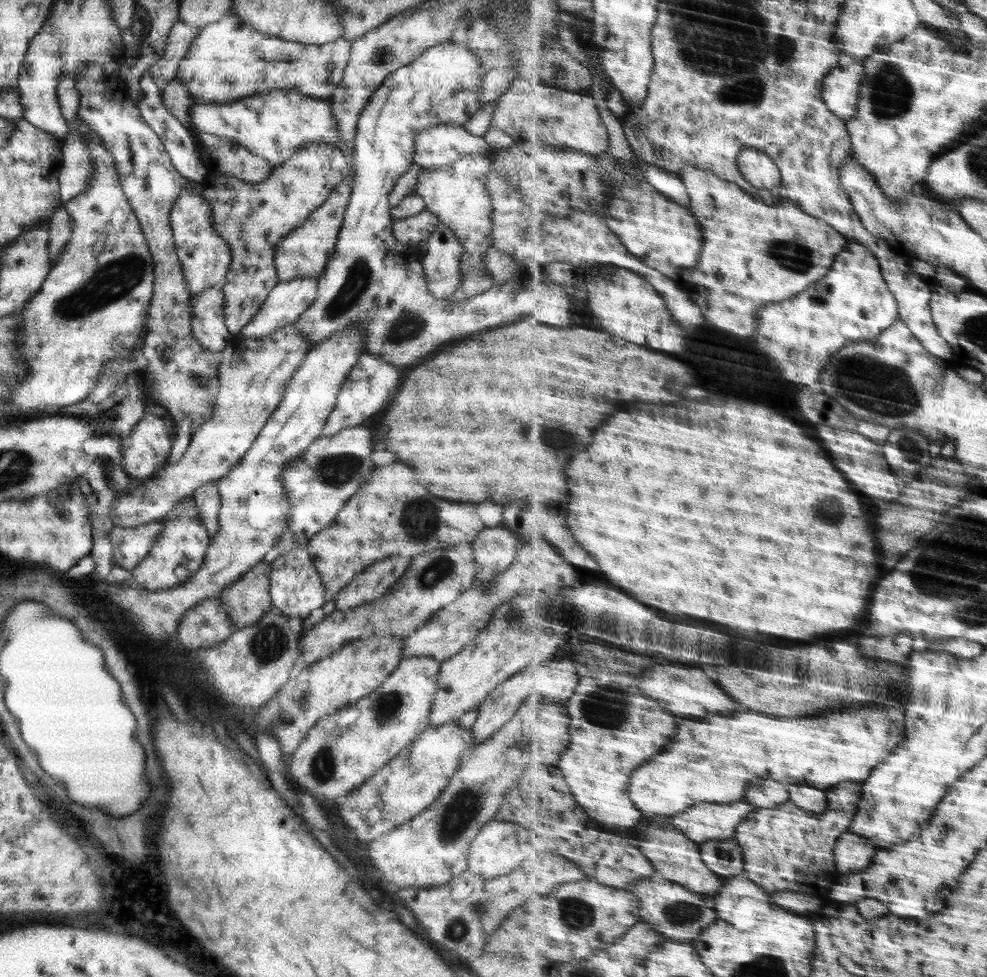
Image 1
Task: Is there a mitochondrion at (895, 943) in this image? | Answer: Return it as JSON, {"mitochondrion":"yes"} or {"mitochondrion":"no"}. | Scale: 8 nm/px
{"mitochondrion":"no"}

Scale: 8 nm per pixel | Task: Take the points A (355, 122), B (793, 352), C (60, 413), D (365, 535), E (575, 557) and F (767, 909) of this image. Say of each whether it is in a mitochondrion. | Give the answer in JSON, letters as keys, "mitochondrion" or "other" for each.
{"A":"other","B":"mitochondrion","C":"other","D":"other","E":"other","F":"other"}

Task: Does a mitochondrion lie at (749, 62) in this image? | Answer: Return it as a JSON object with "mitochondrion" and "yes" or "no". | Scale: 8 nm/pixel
{"mitochondrion":"yes"}

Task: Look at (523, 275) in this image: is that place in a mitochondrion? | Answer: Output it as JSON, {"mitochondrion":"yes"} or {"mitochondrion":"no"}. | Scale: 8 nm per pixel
{"mitochondrion":"no"}

